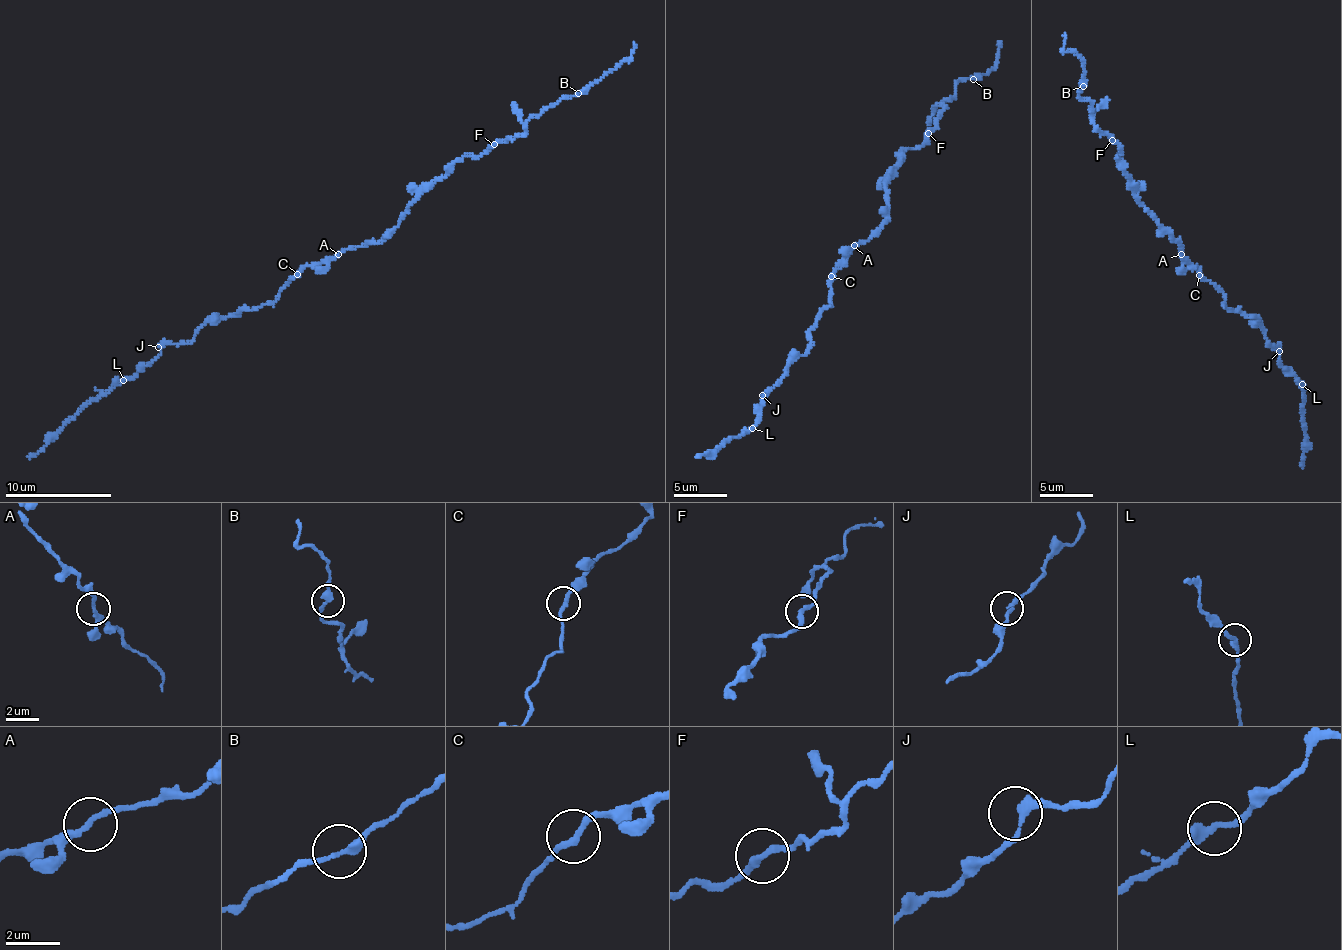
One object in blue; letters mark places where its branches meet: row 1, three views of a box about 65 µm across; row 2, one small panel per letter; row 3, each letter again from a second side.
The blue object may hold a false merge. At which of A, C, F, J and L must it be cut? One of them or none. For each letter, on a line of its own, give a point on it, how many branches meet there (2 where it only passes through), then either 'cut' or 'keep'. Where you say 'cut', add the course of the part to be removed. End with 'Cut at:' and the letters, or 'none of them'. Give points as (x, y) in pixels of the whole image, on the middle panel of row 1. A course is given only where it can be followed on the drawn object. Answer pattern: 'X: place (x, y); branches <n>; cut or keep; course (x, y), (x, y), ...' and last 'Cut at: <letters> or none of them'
A: place (854, 245); branches 2; keep
C: place (831, 276); branches 2; keep
F: place (928, 133); branches 2; keep
J: place (762, 395); branches 2; keep
L: place (752, 428); branches 2; keep
Cut at: none of them

